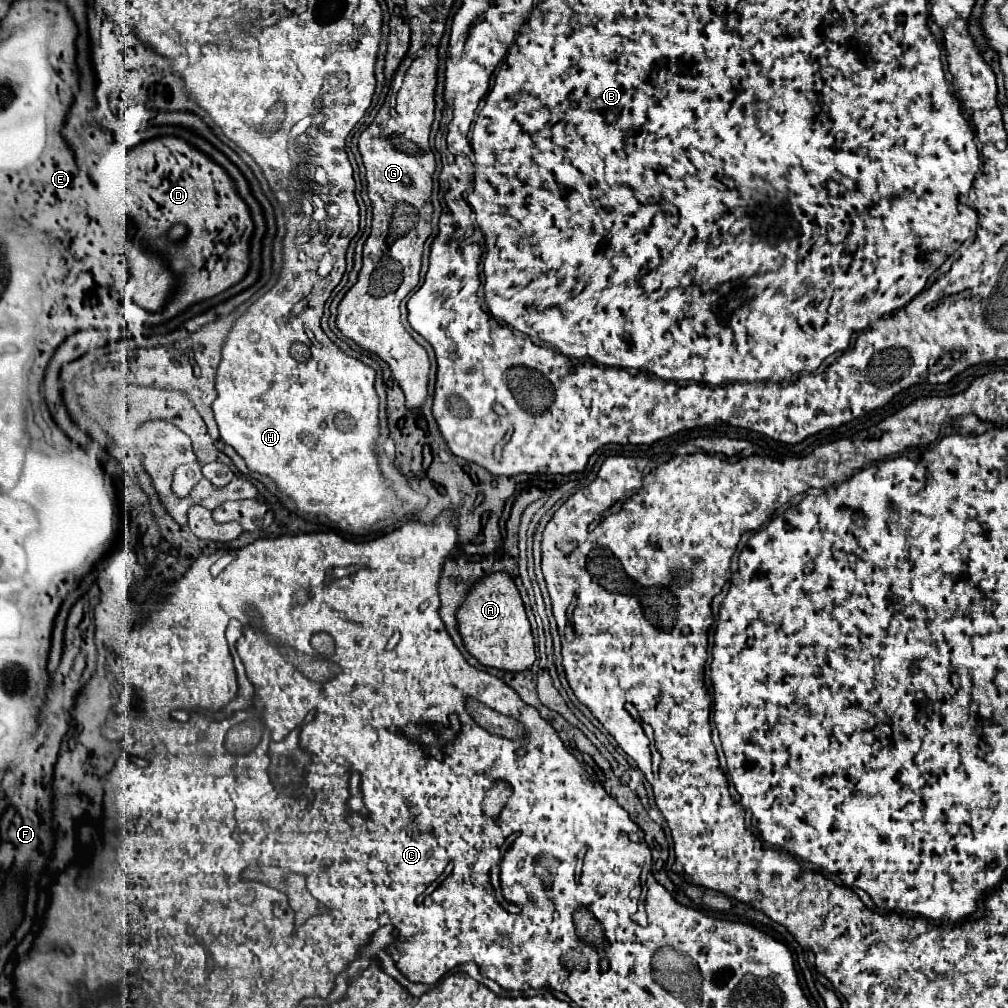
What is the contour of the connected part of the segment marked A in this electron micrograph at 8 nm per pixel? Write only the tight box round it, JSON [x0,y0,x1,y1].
[458,573,536,671]

